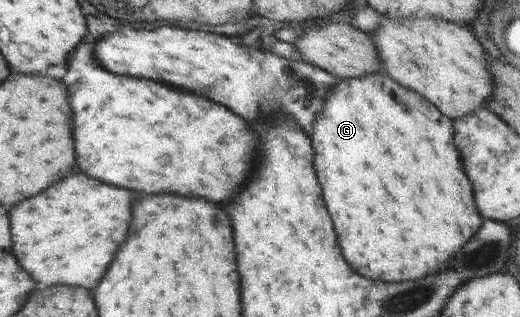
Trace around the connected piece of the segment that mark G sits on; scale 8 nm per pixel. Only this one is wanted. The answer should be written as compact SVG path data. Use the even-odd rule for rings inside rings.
M386 72L339 80L328 92L315 122L314 168L344 258L354 272L385 283L436 274L446 268L454 252L482 226L483 218L474 206L472 186L454 146L453 121L437 111L424 96L403 88Z

